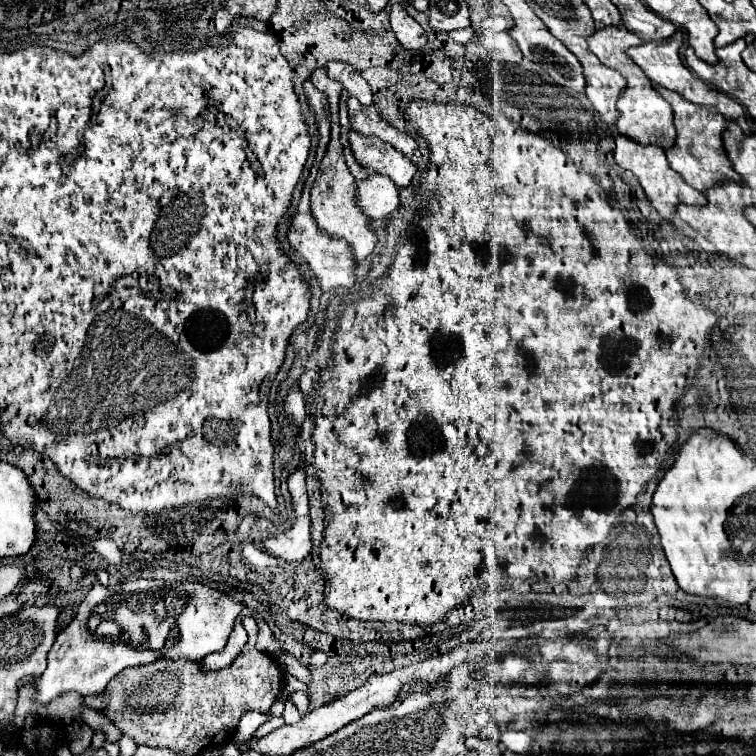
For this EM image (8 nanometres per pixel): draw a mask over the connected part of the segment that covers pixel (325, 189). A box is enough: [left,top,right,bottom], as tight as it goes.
[312,67,378,261]

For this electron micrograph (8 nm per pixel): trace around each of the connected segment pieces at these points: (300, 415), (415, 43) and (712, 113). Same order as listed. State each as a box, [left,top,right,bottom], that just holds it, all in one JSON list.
[[286,387,304,425],[390,5,426,49],[654,85,742,193]]

